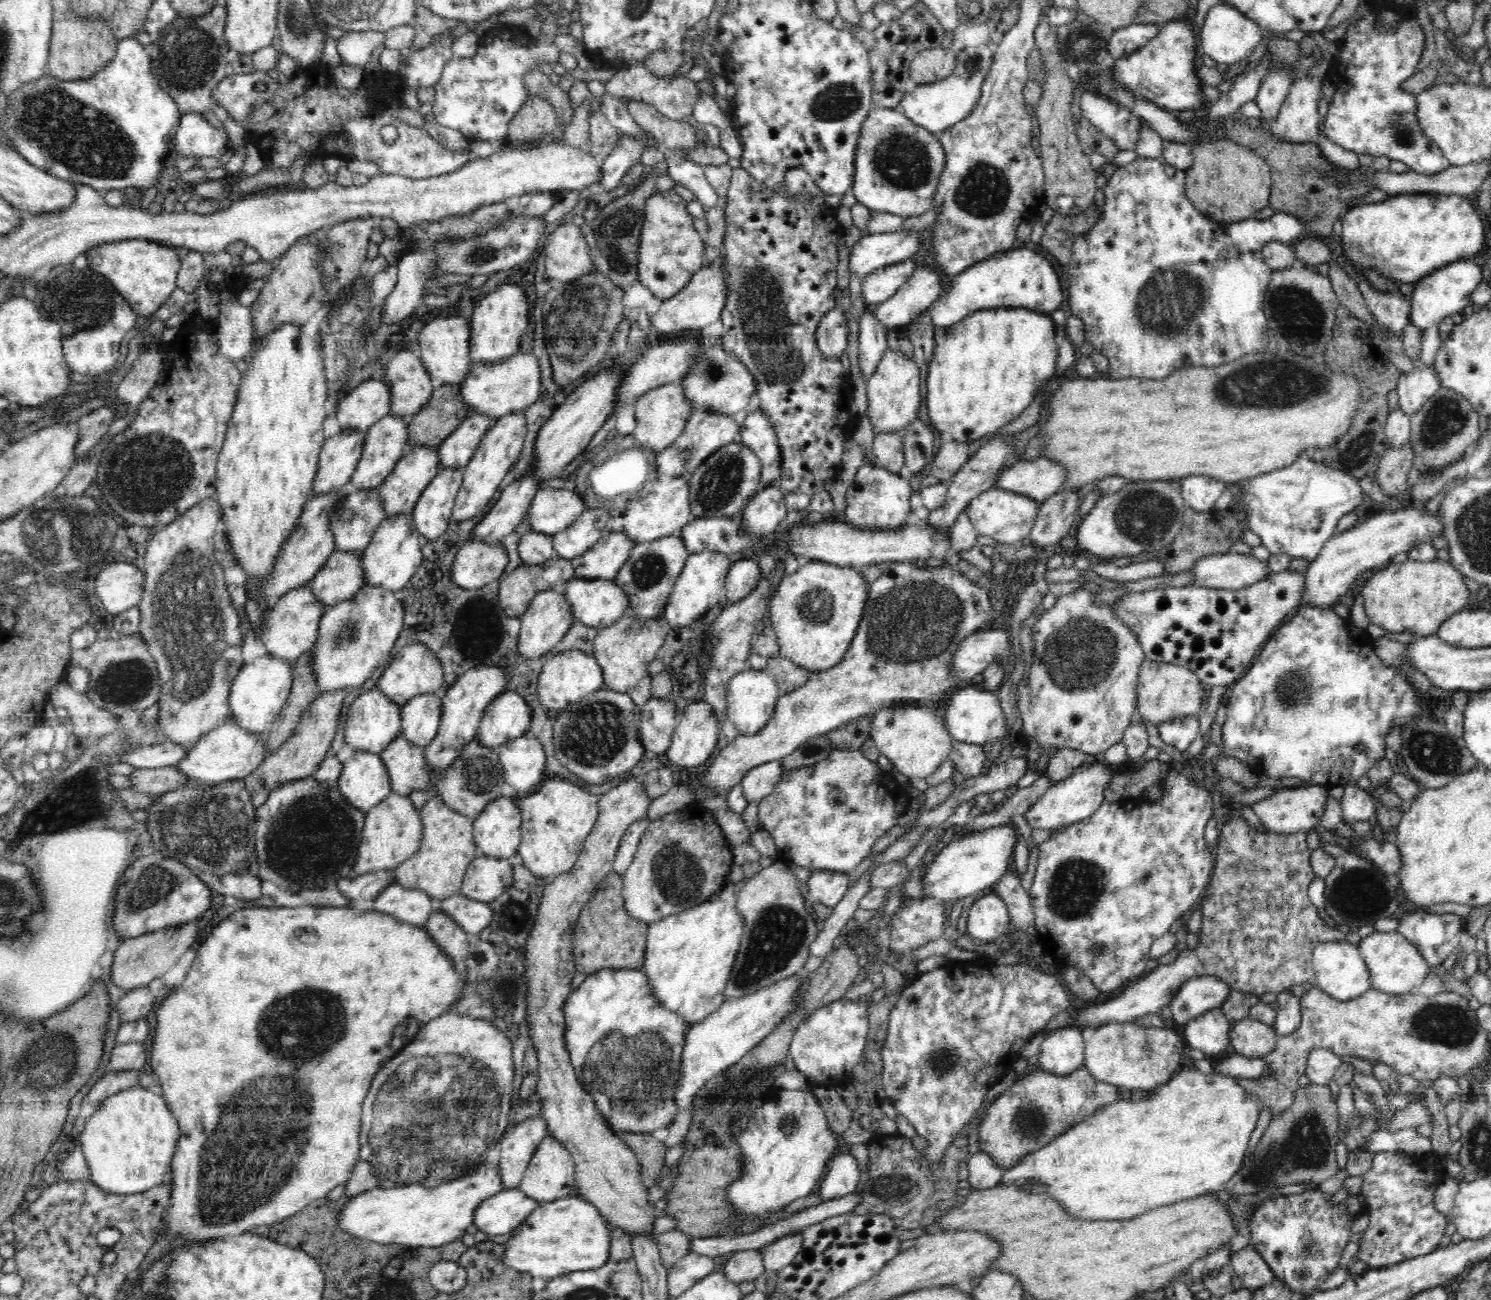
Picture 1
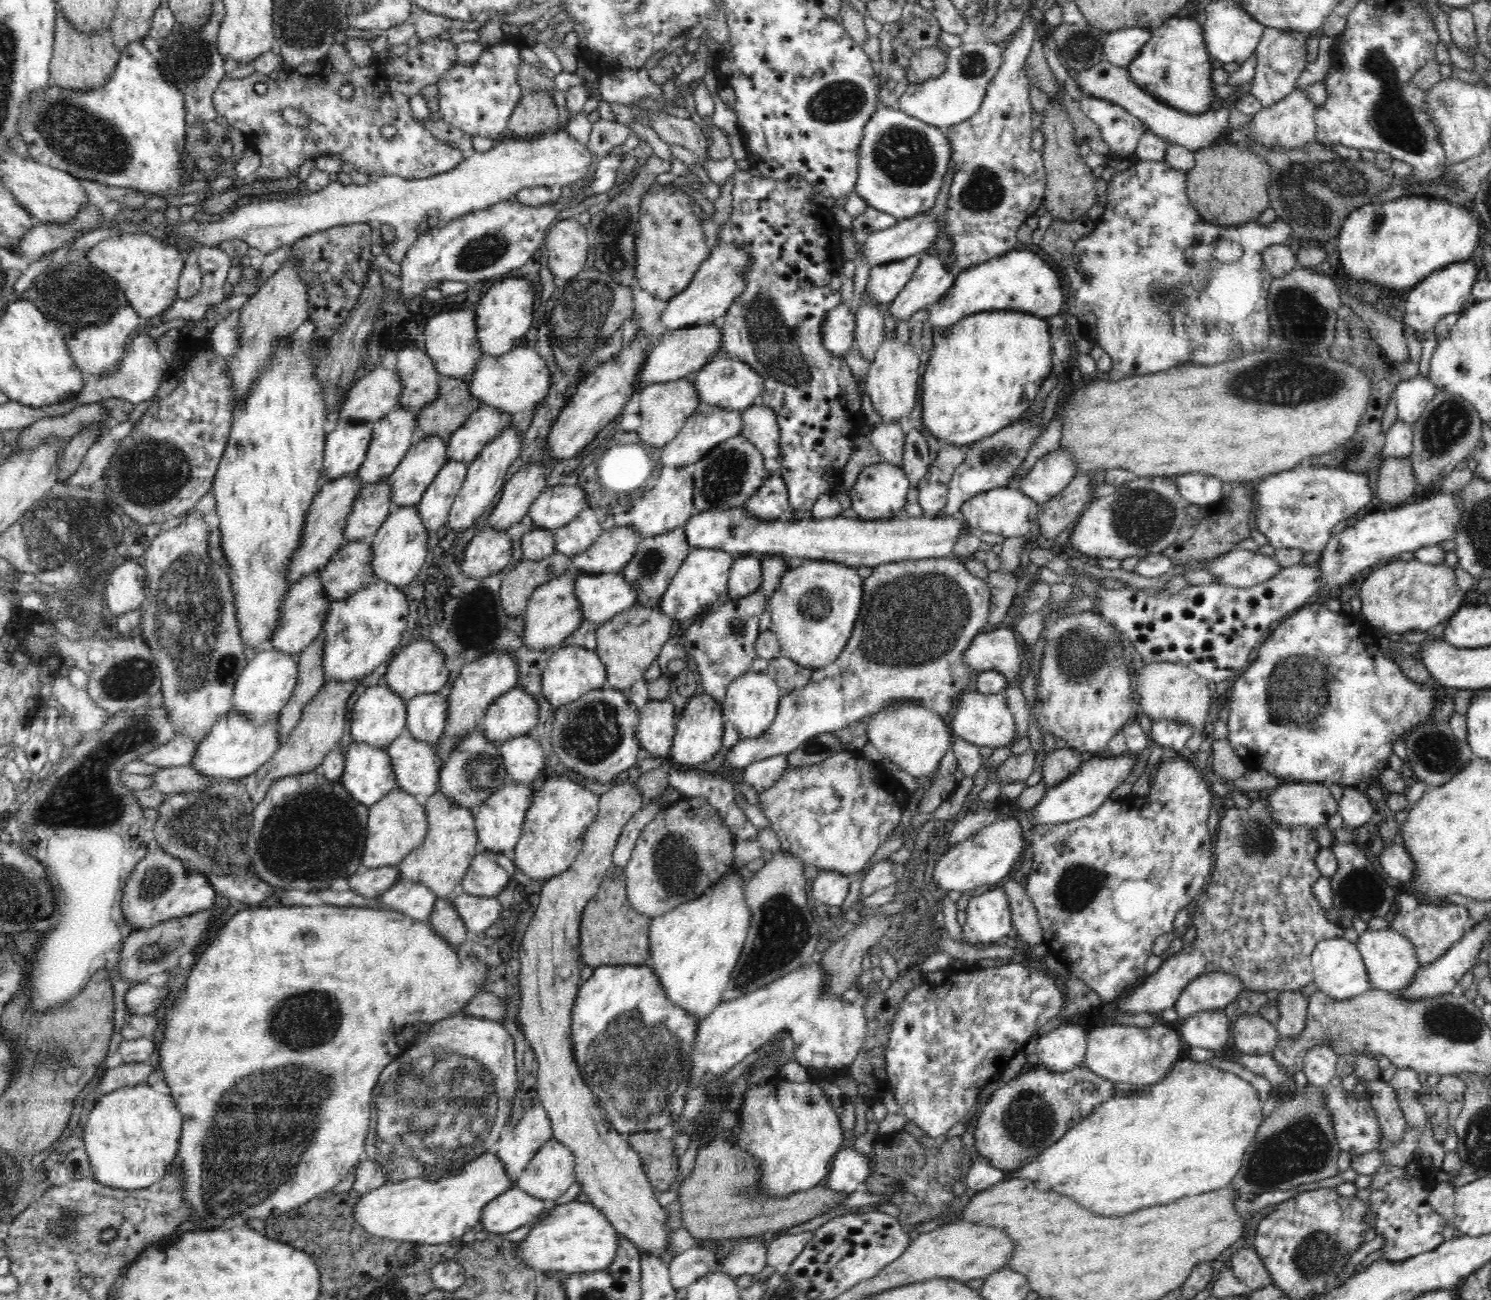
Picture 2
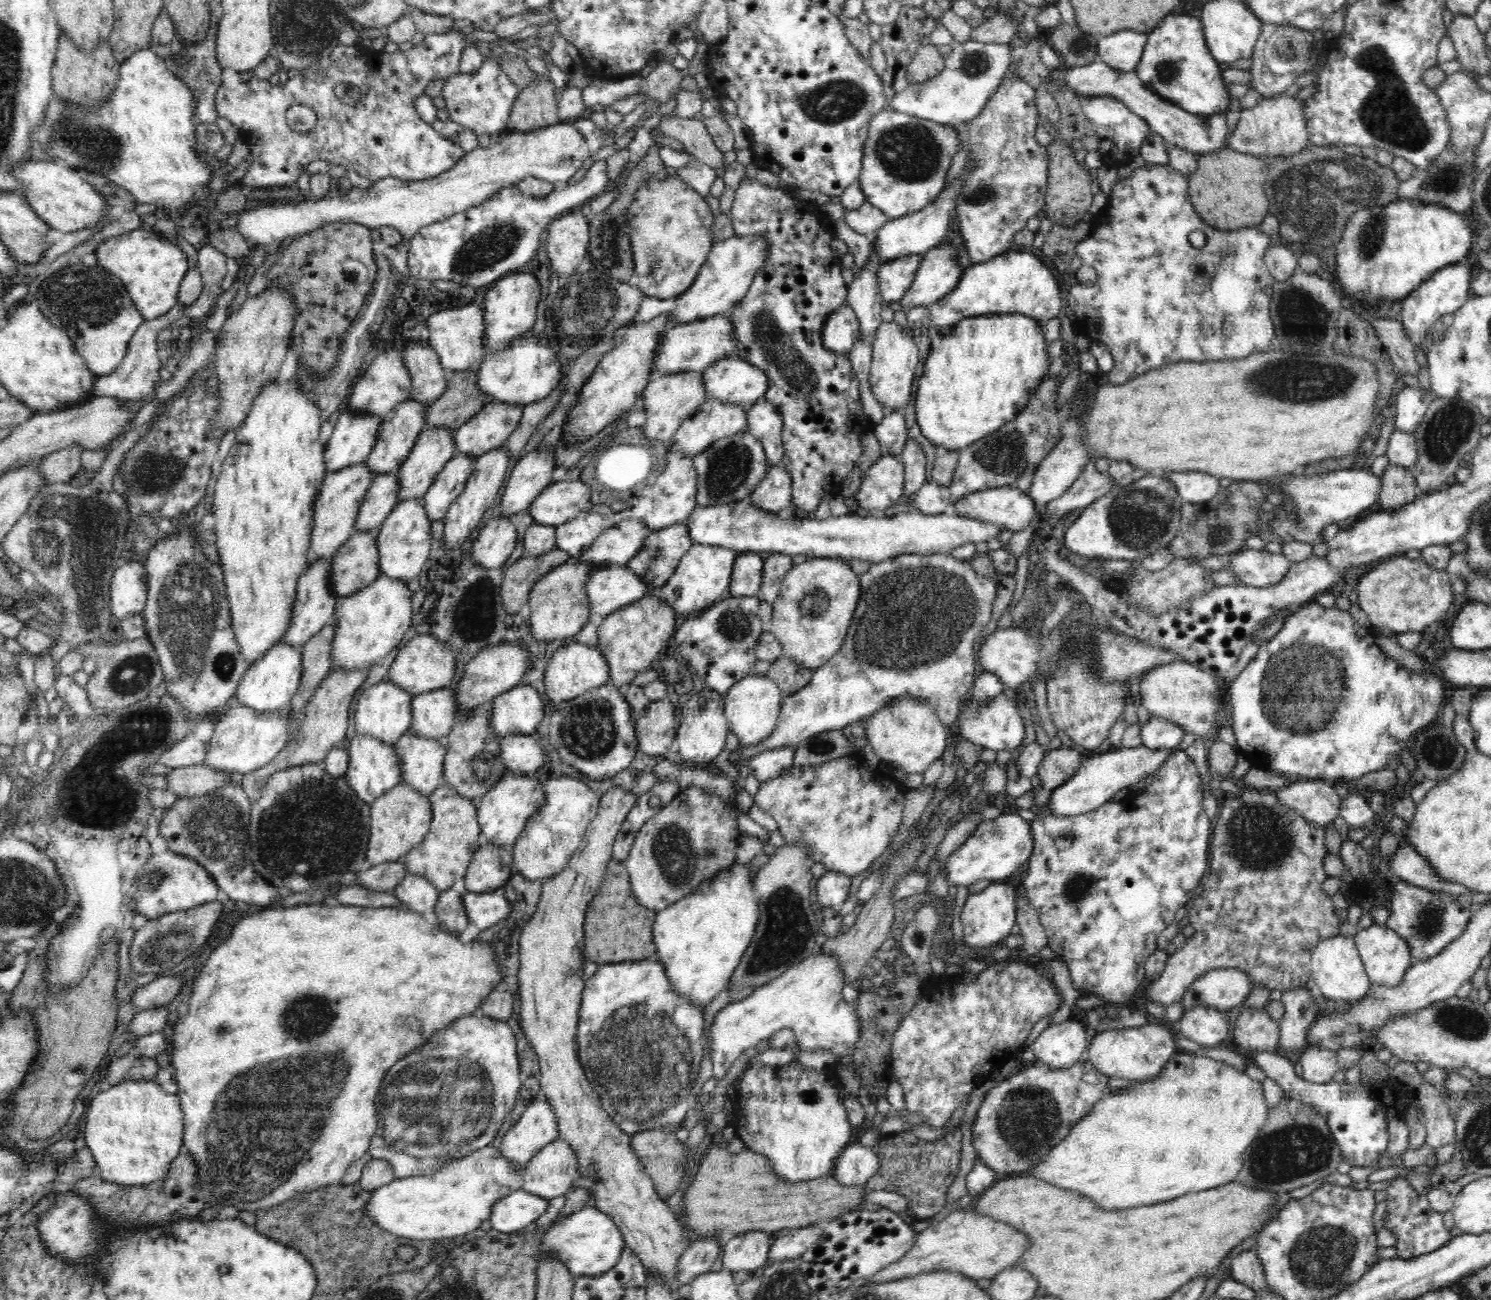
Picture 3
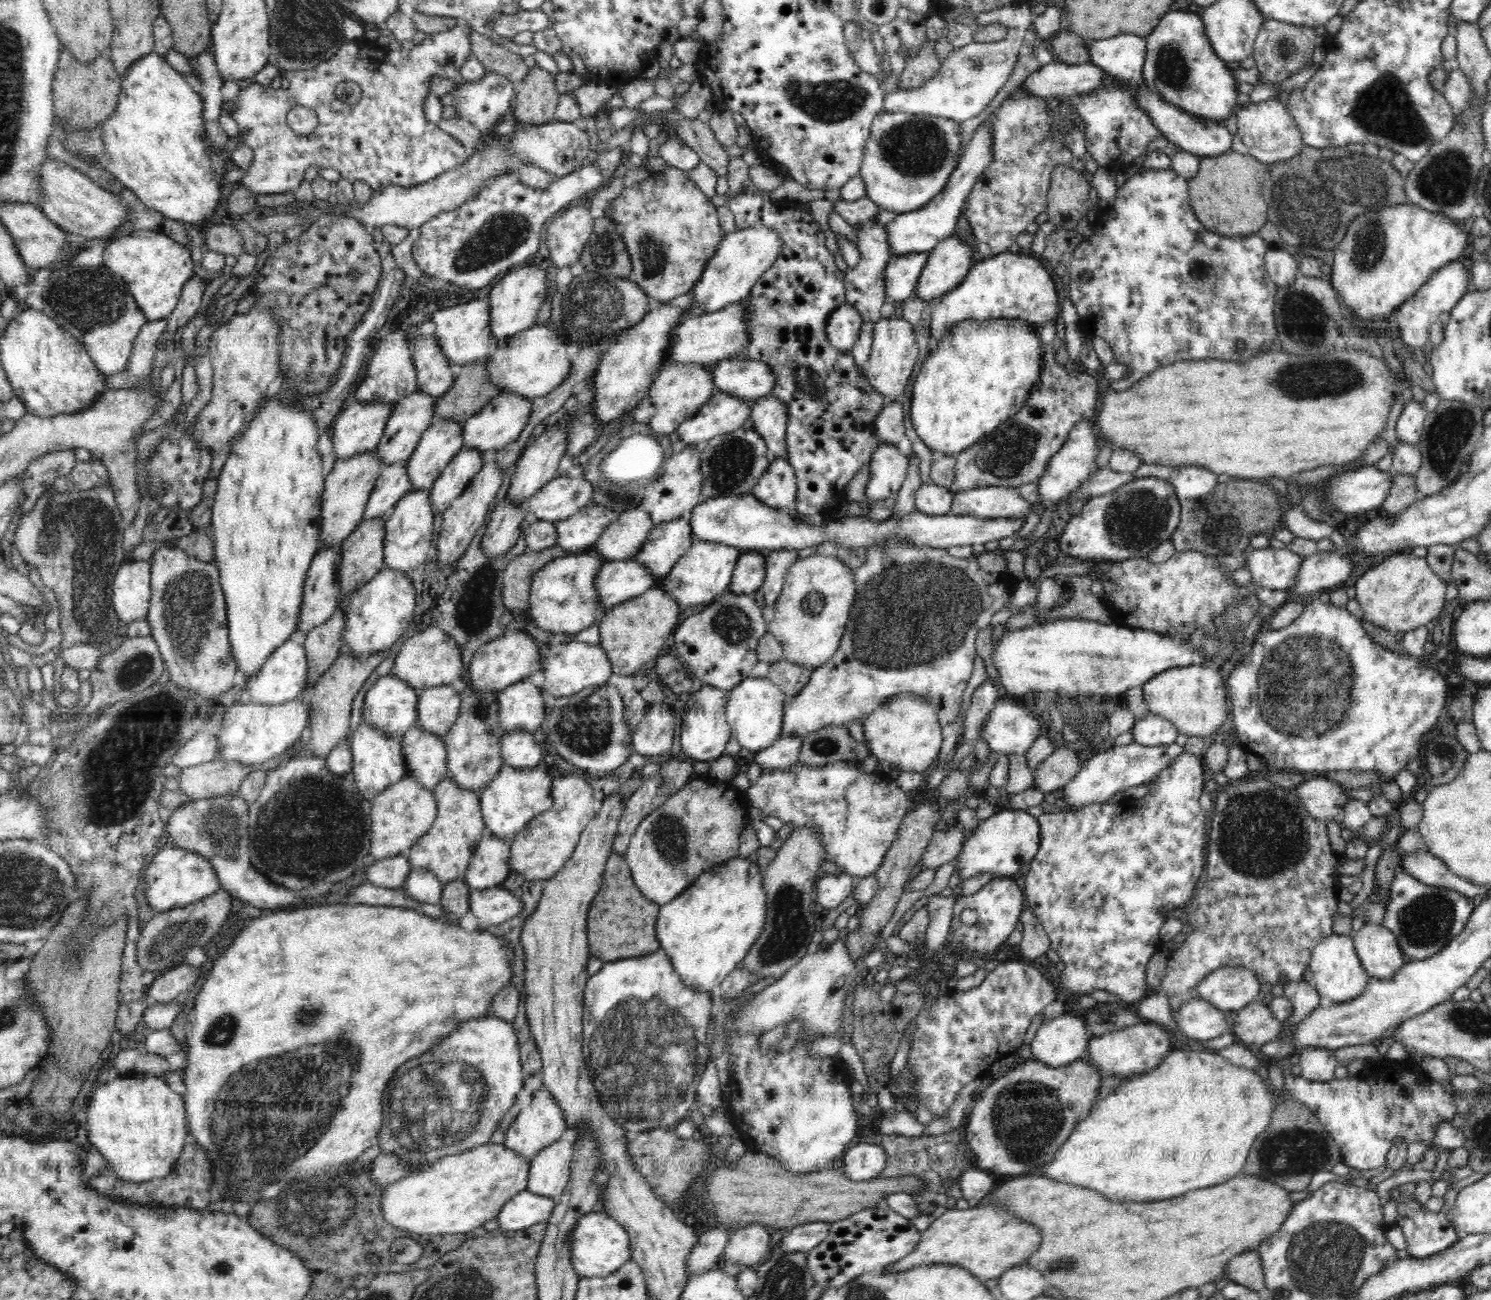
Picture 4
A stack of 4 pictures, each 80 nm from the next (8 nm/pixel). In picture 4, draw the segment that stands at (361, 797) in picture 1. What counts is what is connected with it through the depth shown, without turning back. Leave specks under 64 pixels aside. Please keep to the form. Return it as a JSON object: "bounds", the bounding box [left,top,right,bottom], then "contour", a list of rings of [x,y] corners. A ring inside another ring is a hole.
{"bounds":[350,722,406,801],"contour":[[[365,722],[356,728],[350,745],[353,754],[351,771],[354,774],[354,786],[364,799],[373,801],[380,792],[396,784],[406,774],[401,744],[402,736],[392,738]]]}

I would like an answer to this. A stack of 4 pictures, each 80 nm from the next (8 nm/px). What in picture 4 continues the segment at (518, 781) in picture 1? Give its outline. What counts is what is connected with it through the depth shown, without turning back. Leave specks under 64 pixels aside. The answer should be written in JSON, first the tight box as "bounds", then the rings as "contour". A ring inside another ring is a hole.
{"bounds":[501,730,544,768],"contour":[[[512,730],[501,738],[501,758],[503,764],[512,768],[530,768],[544,761],[542,748],[532,734]]]}

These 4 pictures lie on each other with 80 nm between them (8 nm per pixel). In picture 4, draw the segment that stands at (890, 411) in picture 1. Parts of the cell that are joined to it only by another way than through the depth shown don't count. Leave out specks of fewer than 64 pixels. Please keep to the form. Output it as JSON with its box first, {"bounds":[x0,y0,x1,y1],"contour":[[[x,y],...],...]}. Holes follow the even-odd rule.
{"bounds":[865,315,918,402],"contour":[[[895,315],[880,318],[874,325],[871,356],[865,371],[867,382],[872,386],[872,390],[886,397],[887,402],[901,402],[916,360],[918,360],[918,353],[917,341],[910,322],[903,317],[897,318]]]}

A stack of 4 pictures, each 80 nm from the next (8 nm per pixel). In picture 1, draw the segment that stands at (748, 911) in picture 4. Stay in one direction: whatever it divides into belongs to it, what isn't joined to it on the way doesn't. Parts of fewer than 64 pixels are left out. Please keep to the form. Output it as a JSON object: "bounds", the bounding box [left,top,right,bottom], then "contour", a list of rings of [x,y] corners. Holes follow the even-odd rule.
{"bounds":[642,881,744,1026],"contour":[[[727,881],[722,890],[686,912],[649,923],[642,969],[653,997],[690,1026],[716,1012],[726,1000],[724,990],[742,942],[744,921],[737,911],[738,886]]]}

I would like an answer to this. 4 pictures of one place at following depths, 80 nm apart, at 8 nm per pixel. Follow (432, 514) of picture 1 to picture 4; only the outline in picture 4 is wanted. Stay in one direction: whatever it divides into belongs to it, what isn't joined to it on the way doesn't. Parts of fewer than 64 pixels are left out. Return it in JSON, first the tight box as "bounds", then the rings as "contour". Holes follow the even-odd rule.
{"bounds":[429,448,490,514],"contour":[[[475,448],[460,450],[440,477],[434,481],[429,492],[429,501],[433,510],[443,514],[450,503],[466,490],[490,456],[490,453]]]}

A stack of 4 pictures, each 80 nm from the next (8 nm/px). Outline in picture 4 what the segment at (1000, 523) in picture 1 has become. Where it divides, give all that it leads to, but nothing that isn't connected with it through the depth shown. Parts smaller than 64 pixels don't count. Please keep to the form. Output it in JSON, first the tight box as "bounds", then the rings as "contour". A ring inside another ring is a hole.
{"bounds":[951,486,1030,520],"contour":[[[986,486],[964,490],[954,495],[951,512],[978,518],[1013,518],[1024,520],[1030,504],[1017,488]]]}

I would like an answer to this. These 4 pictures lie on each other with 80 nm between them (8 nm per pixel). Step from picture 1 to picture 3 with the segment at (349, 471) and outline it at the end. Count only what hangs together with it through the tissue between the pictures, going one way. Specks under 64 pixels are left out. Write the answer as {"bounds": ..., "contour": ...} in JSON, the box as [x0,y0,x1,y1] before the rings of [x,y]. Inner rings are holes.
{"bounds":[325,411,382,473],"contour":[[[350,411],[338,413],[332,436],[325,446],[327,473],[334,473],[351,465],[364,463],[376,444],[382,416],[369,412]]]}

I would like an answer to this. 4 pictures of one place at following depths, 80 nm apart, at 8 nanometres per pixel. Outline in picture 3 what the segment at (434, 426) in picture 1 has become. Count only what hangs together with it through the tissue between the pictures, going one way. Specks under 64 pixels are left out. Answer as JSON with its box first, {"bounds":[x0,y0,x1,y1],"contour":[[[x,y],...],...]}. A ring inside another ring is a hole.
{"bounds":[425,371,494,431],"contour":[[[463,371],[447,380],[445,392],[429,403],[425,422],[436,428],[456,431],[486,404],[492,403],[494,399],[478,389],[477,375],[478,371]]]}

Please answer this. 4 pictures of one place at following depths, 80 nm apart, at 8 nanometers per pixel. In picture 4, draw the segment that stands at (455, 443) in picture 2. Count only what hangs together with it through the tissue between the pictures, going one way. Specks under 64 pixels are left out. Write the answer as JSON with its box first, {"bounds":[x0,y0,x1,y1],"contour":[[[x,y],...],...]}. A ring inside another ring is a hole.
{"bounds":[462,393,532,454],"contour":[[[500,393],[499,396],[491,399],[490,403],[486,404],[486,407],[483,407],[480,412],[465,420],[462,431],[462,449],[475,448],[492,454],[504,448],[506,444],[513,441],[522,432],[532,410],[531,404],[532,400],[520,397],[520,395]]]}

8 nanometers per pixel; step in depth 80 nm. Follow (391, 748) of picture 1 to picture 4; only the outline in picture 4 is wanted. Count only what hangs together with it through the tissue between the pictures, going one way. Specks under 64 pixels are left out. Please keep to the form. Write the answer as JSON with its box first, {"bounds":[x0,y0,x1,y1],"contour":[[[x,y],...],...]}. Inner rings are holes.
{"bounds":[401,724,448,790],"contour":[[[416,724],[402,735],[401,749],[406,772],[426,790],[433,789],[448,776],[443,736],[430,734]]]}

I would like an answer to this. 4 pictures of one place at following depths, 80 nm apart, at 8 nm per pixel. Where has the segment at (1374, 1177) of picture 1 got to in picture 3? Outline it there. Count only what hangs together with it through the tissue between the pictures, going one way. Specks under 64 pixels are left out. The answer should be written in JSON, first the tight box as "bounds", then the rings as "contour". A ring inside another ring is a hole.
{"bounds":[1383,1175,1454,1259],"contour":[[[1398,1175],[1390,1179],[1385,1190],[1387,1198],[1383,1228],[1396,1236],[1394,1248],[1398,1258],[1409,1259],[1437,1251],[1454,1236],[1454,1230],[1448,1231],[1444,1227],[1444,1213],[1432,1210],[1427,1196],[1418,1194],[1406,1176]]]}

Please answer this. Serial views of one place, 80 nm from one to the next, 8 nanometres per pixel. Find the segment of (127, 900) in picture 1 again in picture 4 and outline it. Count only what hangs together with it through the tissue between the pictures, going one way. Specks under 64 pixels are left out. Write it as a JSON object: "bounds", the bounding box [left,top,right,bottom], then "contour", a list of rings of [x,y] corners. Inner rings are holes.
{"bounds":[143,845,221,915],"contour":[[[170,845],[158,850],[143,877],[144,896],[155,915],[208,898],[221,888],[216,871],[209,860],[193,850],[178,849]]]}

